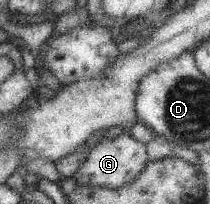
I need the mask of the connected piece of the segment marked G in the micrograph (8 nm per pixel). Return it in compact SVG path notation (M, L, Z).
M122 133L113 138L103 137L100 141L87 148L86 159L71 176L78 185L118 188L134 180L140 174L146 162L148 162L146 144L136 141L127 133Z

